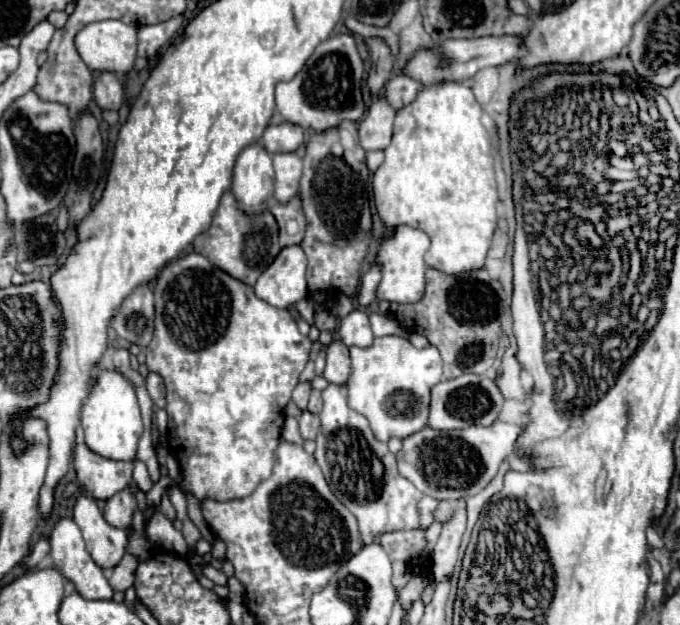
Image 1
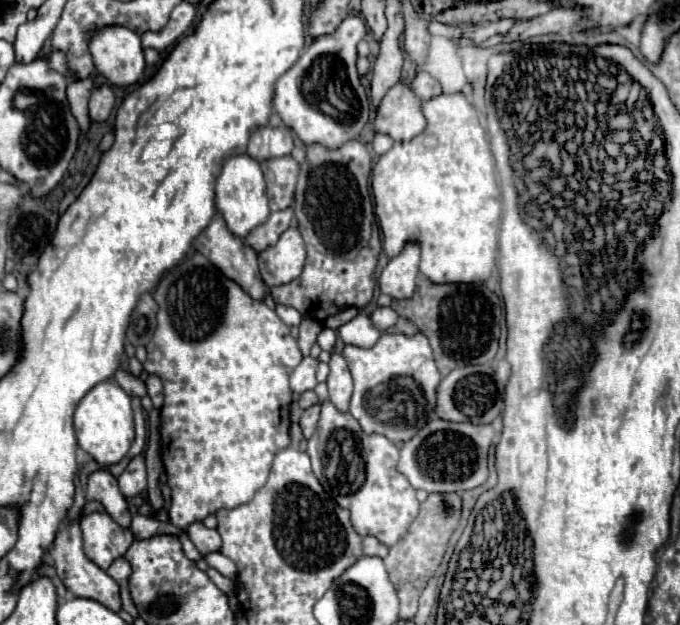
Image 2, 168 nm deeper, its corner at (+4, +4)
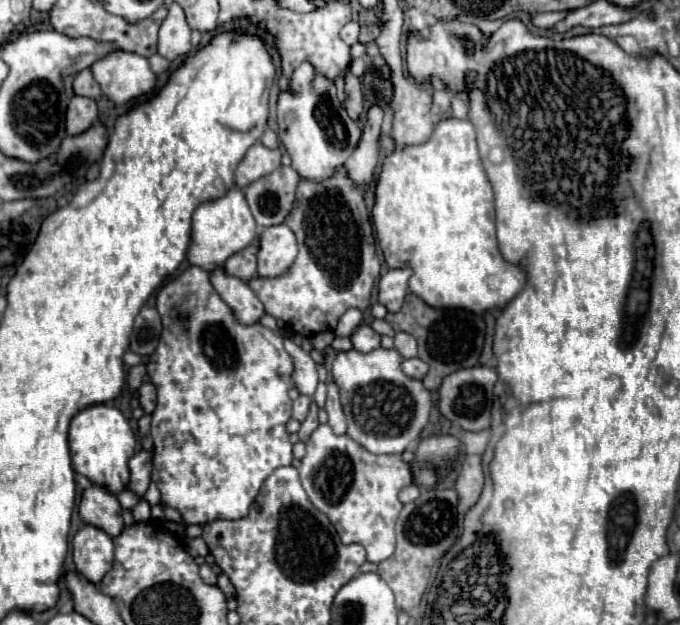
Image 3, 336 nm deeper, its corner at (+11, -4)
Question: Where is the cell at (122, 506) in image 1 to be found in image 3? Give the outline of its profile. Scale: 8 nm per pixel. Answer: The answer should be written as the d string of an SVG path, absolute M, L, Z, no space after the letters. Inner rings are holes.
M140 450L136 452L130 462L130 484L128 488L132 492L136 492L138 496L144 496L148 484L150 484L150 472L152 472L152 452L148 450Z

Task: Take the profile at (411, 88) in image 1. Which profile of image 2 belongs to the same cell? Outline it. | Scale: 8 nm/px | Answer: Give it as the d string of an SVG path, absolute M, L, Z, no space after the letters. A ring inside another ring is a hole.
M417 72L413 80L409 80L409 88L413 90L413 94L419 98L419 100L429 100L431 96L437 96L441 94L441 86L435 78L431 78L427 72Z

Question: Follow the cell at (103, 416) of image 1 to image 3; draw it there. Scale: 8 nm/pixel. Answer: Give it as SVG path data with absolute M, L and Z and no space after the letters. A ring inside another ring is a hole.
M96 404L78 412L70 422L70 456L78 474L86 476L92 484L106 488L110 494L122 492L130 482L128 460L134 454L134 434L120 410L108 404Z

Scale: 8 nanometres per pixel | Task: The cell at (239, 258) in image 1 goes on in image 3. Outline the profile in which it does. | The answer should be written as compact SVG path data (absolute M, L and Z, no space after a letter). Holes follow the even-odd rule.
M222 268L214 270L210 274L210 280L216 292L220 294L220 298L228 304L228 308L236 316L236 320L240 320L240 324L254 324L262 318L264 306L260 304L256 294L250 290L248 282L226 276Z

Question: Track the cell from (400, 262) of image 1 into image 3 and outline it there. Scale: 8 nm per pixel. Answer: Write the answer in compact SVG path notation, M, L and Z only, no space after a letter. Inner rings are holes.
M410 268L388 270L378 282L378 302L388 308L388 312L398 312L408 294L408 278L412 276Z

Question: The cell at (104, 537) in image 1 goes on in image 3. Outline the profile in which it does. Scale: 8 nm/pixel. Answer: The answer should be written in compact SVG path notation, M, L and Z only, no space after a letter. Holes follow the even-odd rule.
M86 524L76 532L72 540L72 554L76 570L98 586L104 574L112 568L114 544L104 530Z

